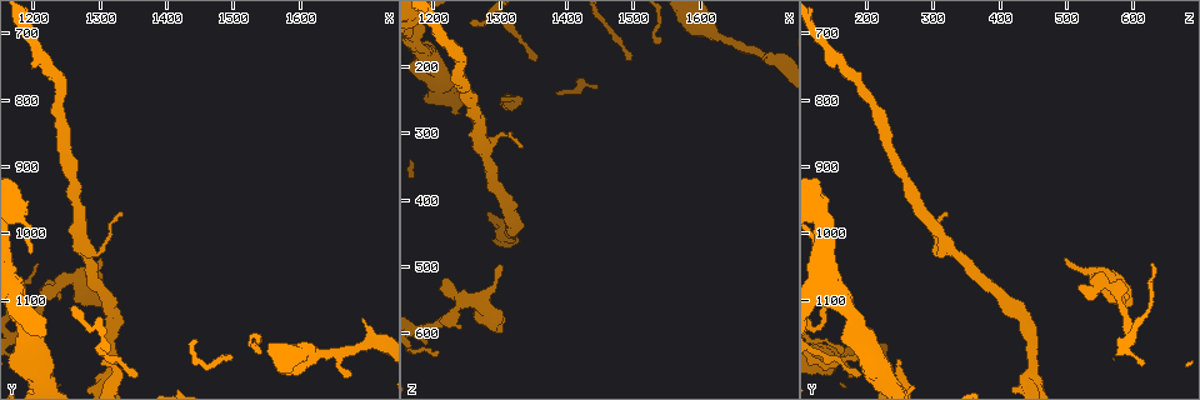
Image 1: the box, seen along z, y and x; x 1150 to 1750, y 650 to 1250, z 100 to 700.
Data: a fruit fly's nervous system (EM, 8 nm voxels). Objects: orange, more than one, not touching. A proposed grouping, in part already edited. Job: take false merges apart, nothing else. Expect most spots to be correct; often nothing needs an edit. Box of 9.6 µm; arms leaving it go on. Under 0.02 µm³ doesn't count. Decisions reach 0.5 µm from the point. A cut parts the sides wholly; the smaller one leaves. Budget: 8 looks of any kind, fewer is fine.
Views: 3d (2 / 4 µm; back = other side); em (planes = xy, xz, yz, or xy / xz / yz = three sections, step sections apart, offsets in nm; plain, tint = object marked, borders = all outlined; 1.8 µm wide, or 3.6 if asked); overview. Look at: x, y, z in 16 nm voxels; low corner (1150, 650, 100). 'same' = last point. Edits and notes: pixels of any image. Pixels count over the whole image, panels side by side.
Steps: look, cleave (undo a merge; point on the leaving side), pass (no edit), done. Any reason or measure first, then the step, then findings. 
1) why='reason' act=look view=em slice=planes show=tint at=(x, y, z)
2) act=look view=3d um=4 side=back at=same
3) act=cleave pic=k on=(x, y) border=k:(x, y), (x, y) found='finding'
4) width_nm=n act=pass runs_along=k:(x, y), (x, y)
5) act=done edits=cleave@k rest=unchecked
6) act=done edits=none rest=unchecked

act=look view=em slice=planes show=borders at=(1315, 1215, 450)

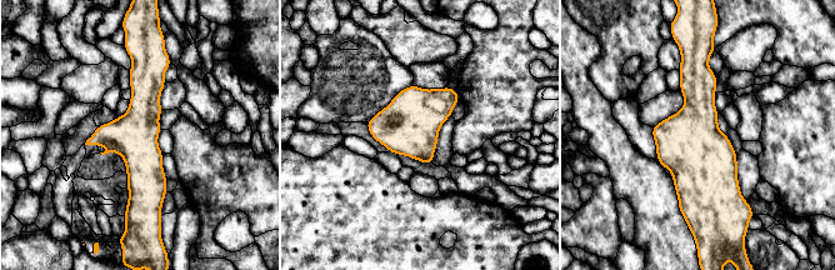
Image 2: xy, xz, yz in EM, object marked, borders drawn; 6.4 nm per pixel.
act=pass found='continuous, no second cell'

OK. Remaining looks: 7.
why='calibre changes' act=look view=em slice=planes show=plain at=(1225, 1080, 570)

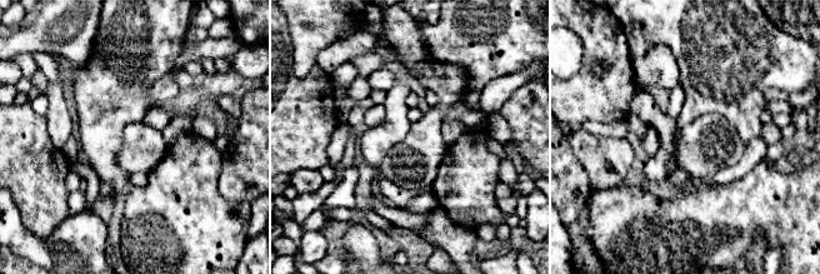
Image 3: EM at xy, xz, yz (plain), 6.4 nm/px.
why='where the object lies' act=look view=em slice=planes show=tint at=same

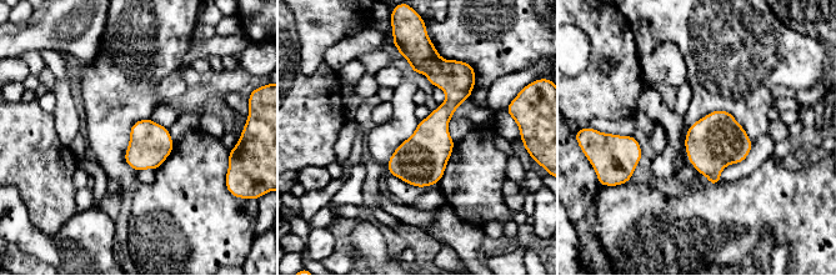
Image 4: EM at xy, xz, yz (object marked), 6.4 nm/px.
act=pass found='one cell here'

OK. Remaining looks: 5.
why='thick turns thin' act=look view=em slice=xz step=16 show=tint at=(1190, 1150, 175)

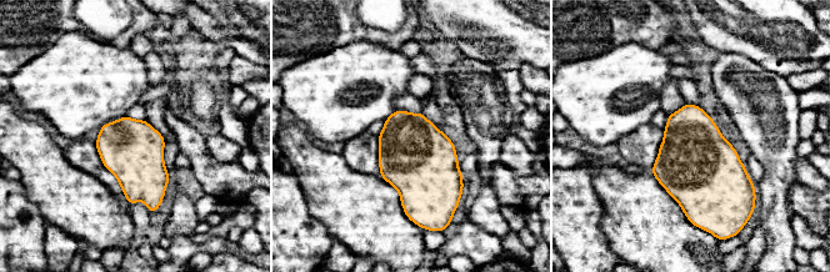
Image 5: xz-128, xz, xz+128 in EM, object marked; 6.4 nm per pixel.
act=pass found='continuous, no second cell'

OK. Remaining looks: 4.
act=done edits=none rest=unchecked

